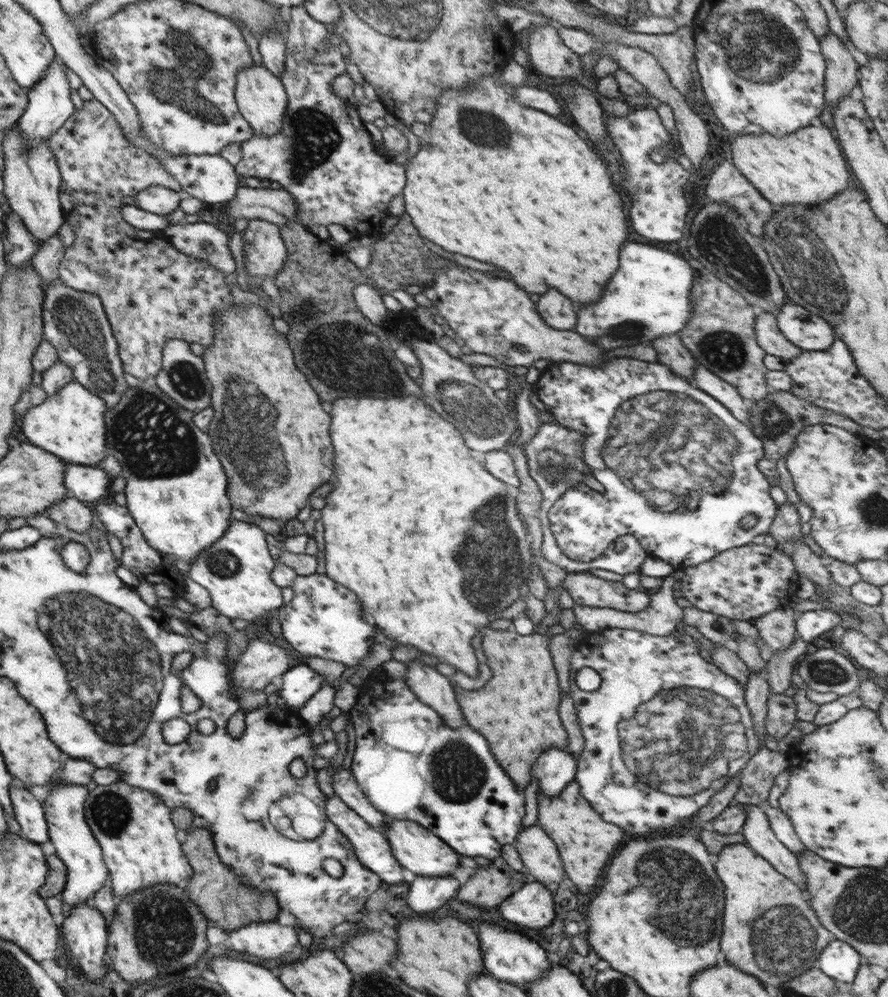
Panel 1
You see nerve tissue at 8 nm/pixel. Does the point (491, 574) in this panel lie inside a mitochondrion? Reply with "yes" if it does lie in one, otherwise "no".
yes

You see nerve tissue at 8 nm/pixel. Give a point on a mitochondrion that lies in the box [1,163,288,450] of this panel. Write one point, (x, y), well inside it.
(78, 324)

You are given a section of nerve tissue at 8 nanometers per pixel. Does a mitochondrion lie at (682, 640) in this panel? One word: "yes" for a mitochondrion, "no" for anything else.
no

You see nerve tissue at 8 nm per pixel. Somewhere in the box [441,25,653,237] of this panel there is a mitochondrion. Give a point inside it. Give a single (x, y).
(485, 123)

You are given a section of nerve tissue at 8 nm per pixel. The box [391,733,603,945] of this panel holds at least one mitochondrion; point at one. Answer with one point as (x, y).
(458, 772)

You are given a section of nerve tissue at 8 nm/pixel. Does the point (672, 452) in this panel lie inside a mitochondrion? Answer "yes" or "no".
yes

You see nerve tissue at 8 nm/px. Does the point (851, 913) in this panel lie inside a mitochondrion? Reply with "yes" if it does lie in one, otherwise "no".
yes

